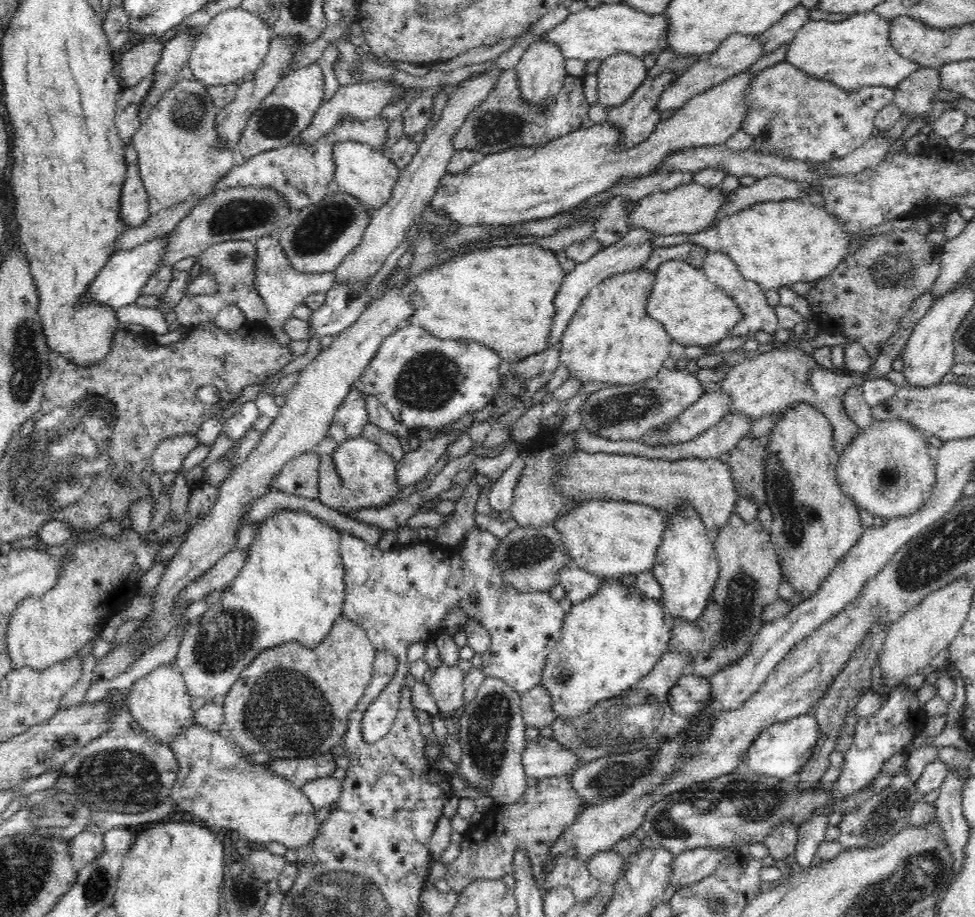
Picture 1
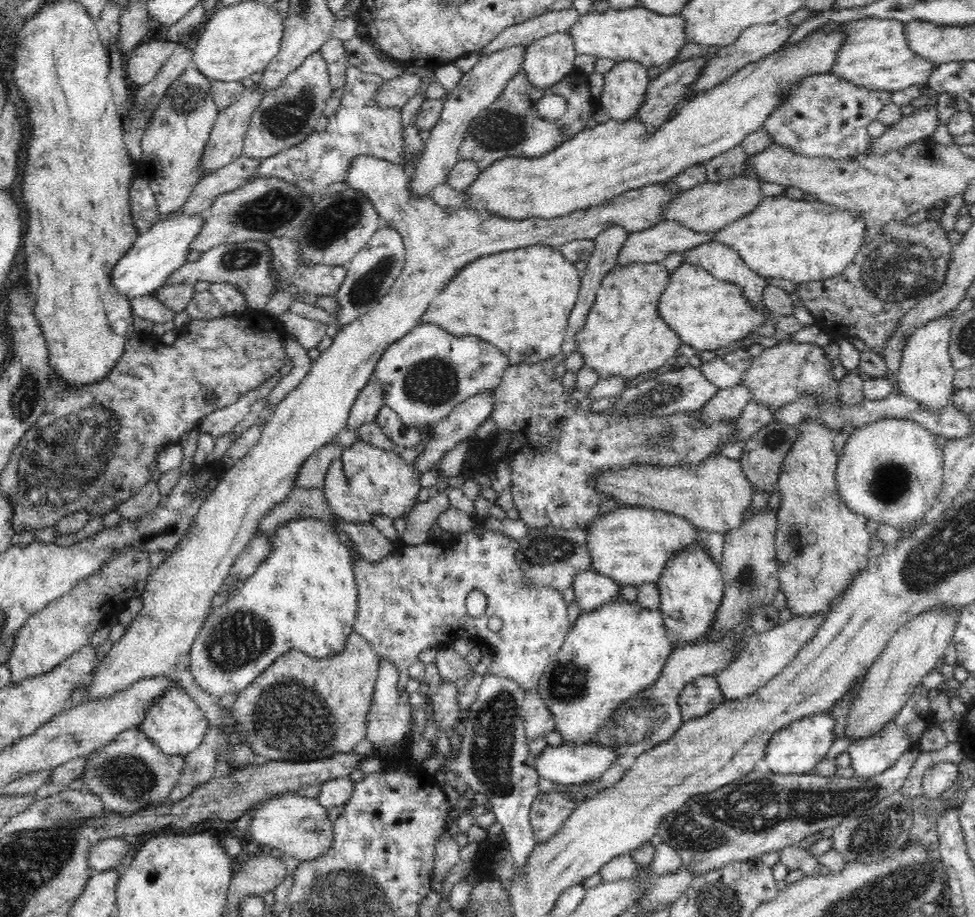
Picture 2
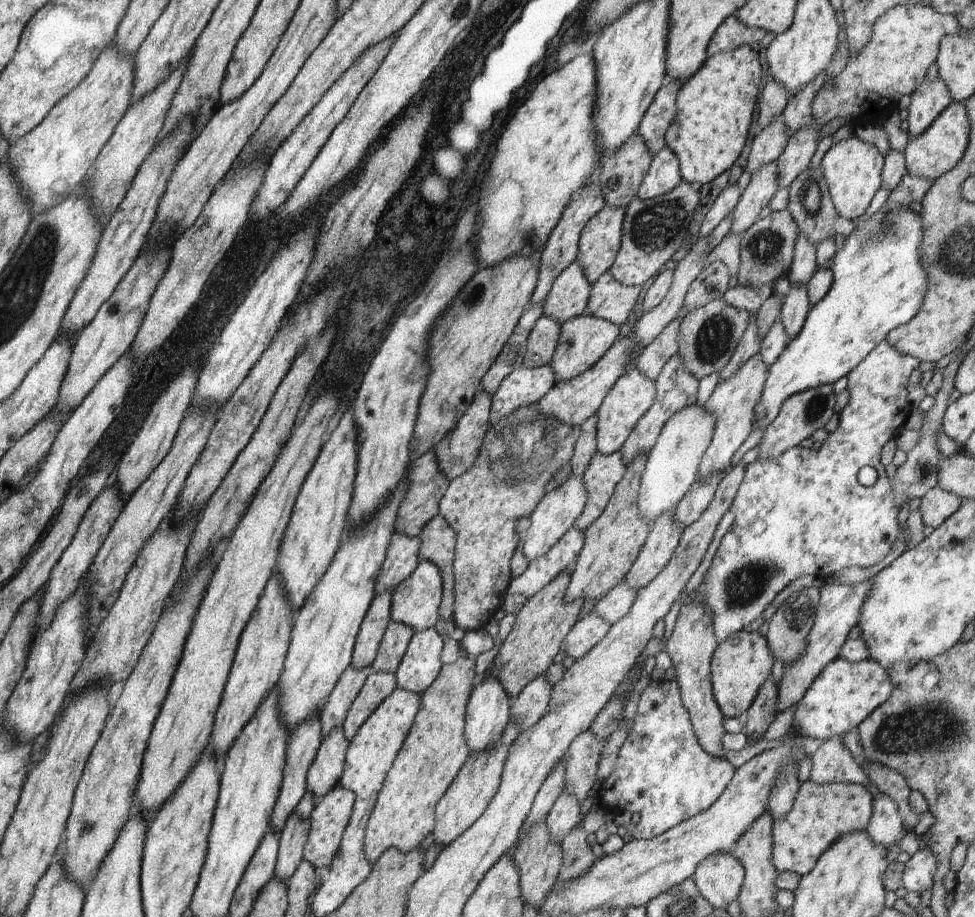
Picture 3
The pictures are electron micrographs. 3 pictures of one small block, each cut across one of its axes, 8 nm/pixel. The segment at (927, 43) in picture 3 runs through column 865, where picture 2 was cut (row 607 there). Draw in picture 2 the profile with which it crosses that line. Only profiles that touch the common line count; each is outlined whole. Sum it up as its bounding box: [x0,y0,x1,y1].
[8,547,153,685]

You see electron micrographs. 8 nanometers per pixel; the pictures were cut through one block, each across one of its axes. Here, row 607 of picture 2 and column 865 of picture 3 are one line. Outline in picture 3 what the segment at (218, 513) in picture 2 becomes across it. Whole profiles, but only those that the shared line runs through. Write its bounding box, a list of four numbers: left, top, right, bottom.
[820,135,885,222]

